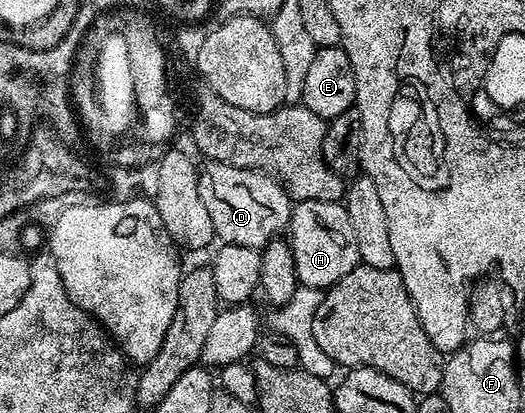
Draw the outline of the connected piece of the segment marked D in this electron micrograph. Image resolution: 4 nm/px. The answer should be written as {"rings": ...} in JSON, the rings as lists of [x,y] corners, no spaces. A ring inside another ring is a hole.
{"rings":[[[207,159],[198,166],[199,190],[201,199],[205,203],[205,208],[209,210],[209,219],[213,219],[213,231],[216,238],[222,244],[236,244],[237,247],[247,247],[255,250],[262,250],[264,245],[276,240],[279,233],[288,228],[291,224],[292,198],[286,189],[265,173],[260,173],[257,169],[242,169],[236,165],[231,165],[228,161],[217,161]]]}

